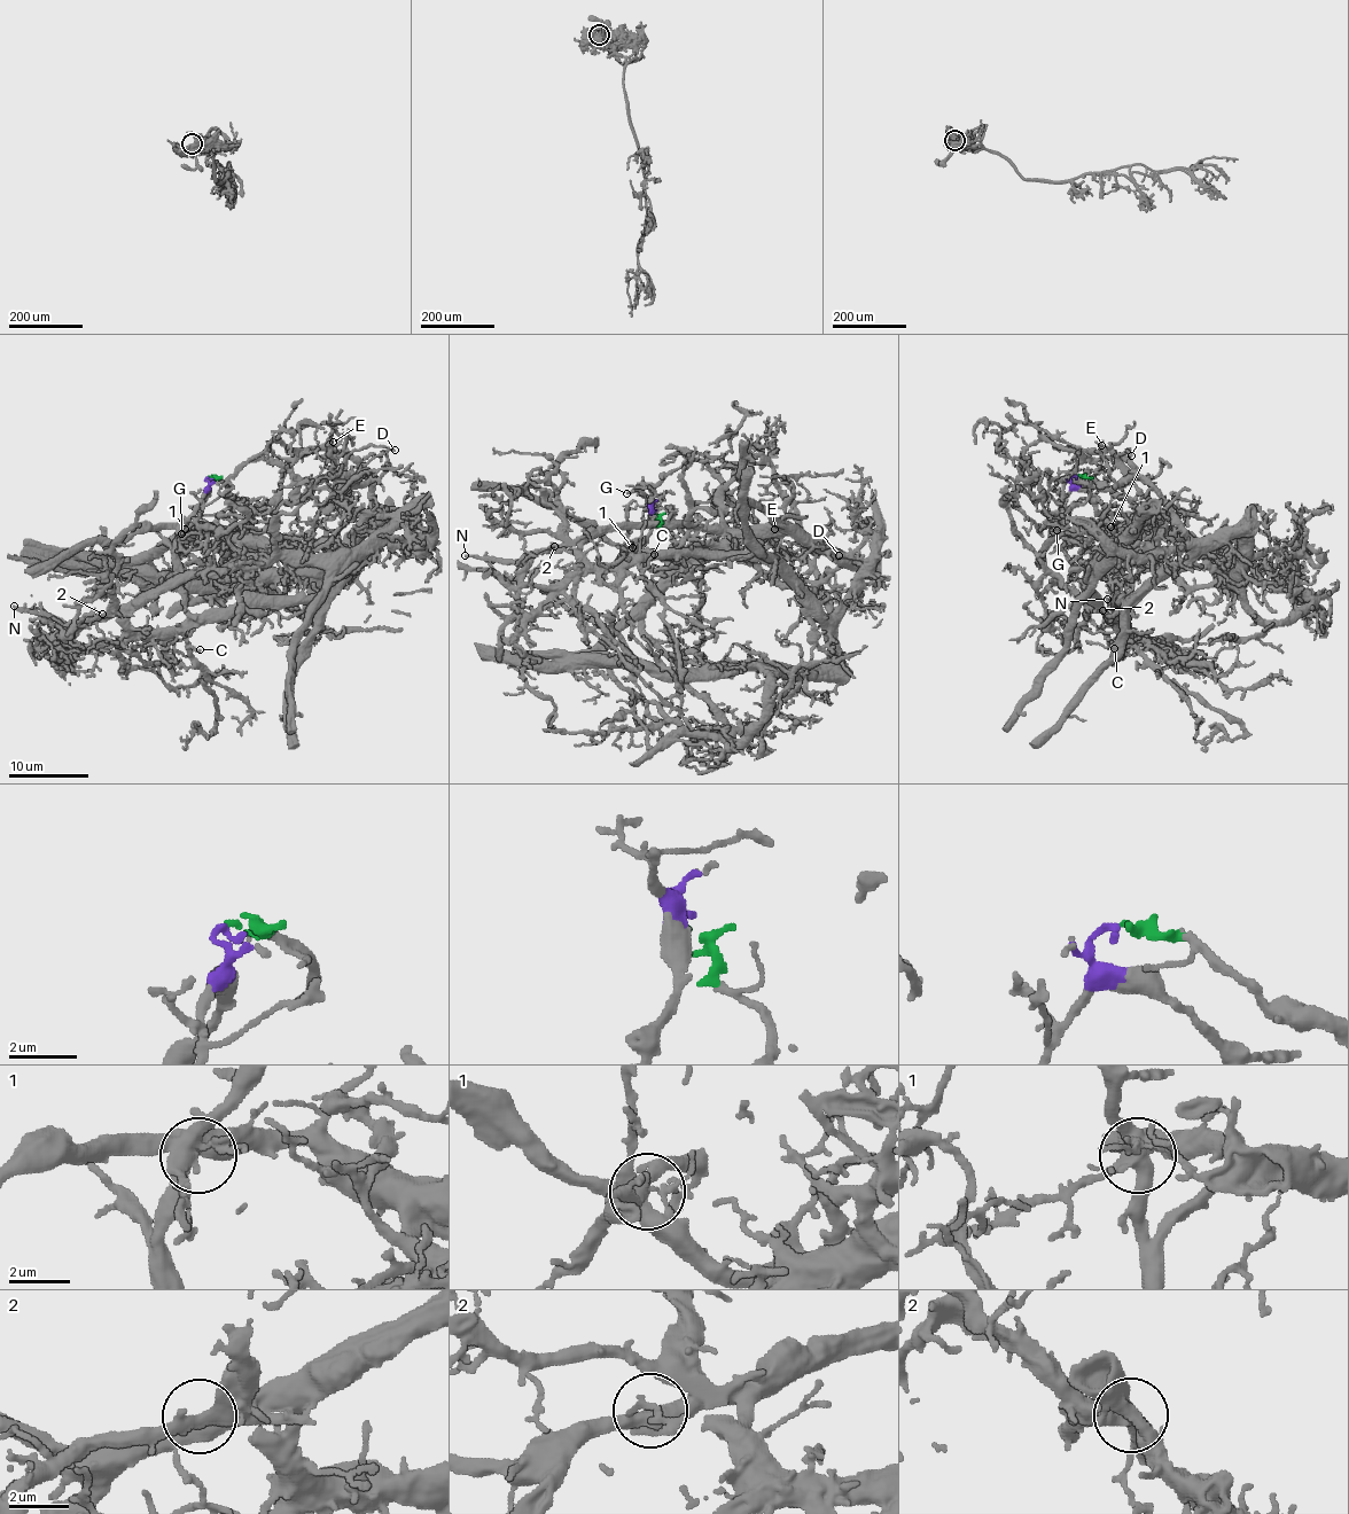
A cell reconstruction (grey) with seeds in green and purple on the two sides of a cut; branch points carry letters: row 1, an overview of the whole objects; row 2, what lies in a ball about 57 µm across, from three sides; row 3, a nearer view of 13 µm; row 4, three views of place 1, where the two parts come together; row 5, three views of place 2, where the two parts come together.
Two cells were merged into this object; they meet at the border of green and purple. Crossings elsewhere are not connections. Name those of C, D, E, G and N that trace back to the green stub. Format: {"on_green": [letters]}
{"on_green": ["D", "E", "N"]}

